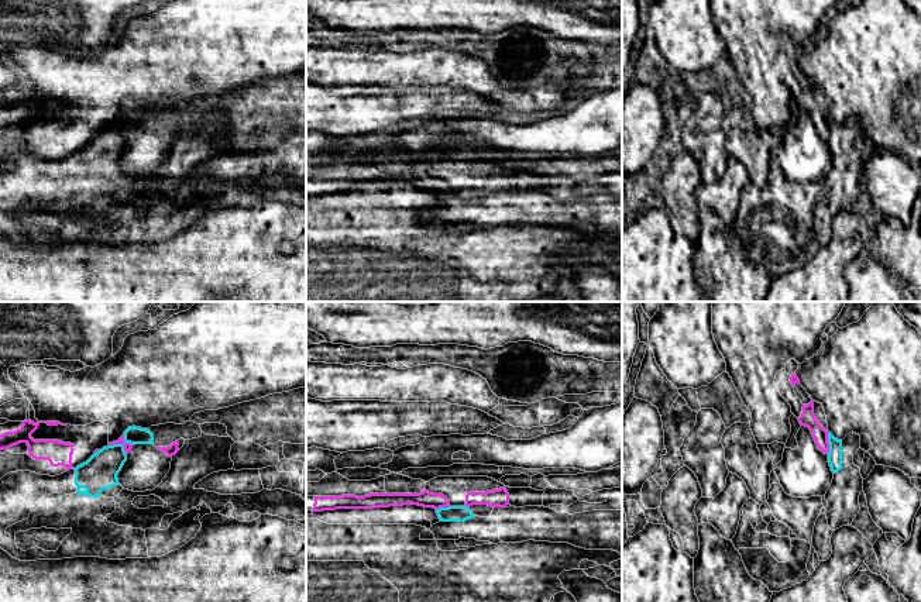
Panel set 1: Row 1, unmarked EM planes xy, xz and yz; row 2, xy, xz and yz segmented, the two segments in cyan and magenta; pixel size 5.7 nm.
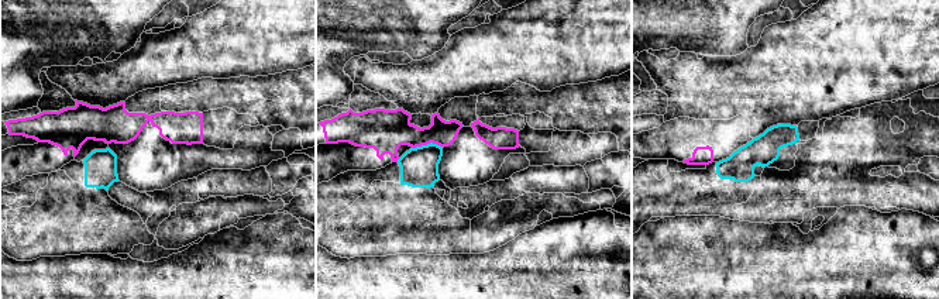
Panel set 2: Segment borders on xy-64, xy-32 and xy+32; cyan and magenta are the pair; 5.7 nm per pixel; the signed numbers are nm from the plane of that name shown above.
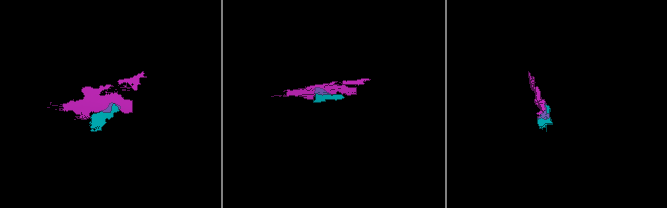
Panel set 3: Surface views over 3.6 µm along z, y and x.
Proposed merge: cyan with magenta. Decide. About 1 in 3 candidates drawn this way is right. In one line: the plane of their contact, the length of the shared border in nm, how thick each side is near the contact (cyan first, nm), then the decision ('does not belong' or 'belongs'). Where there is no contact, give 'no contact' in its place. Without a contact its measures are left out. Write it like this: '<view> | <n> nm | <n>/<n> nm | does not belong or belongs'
xy | 140 nm | 200/50 nm | does not belong

